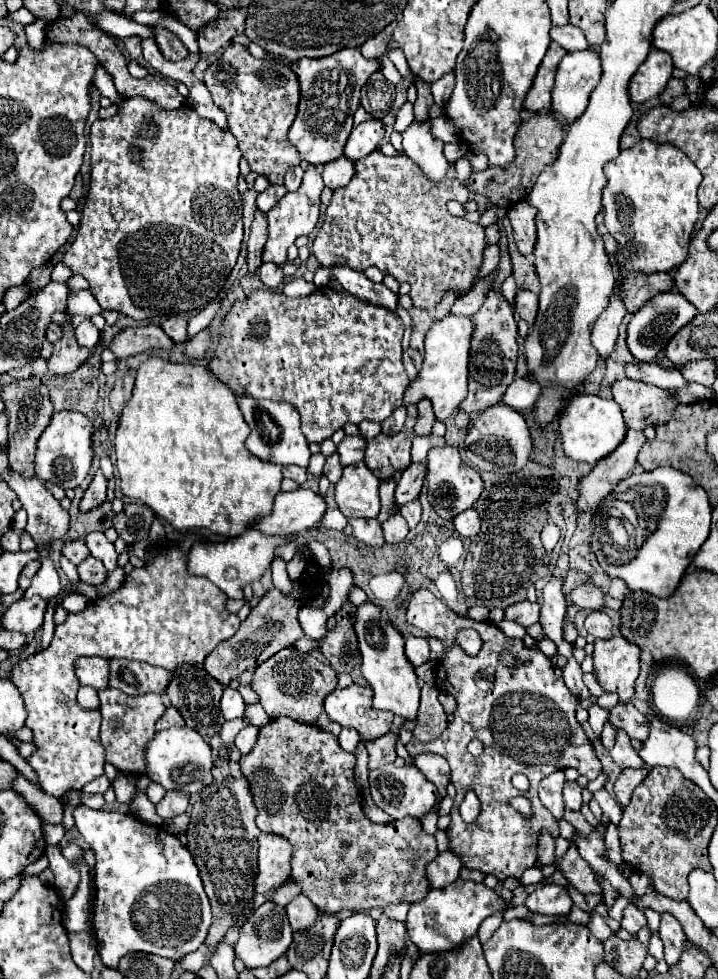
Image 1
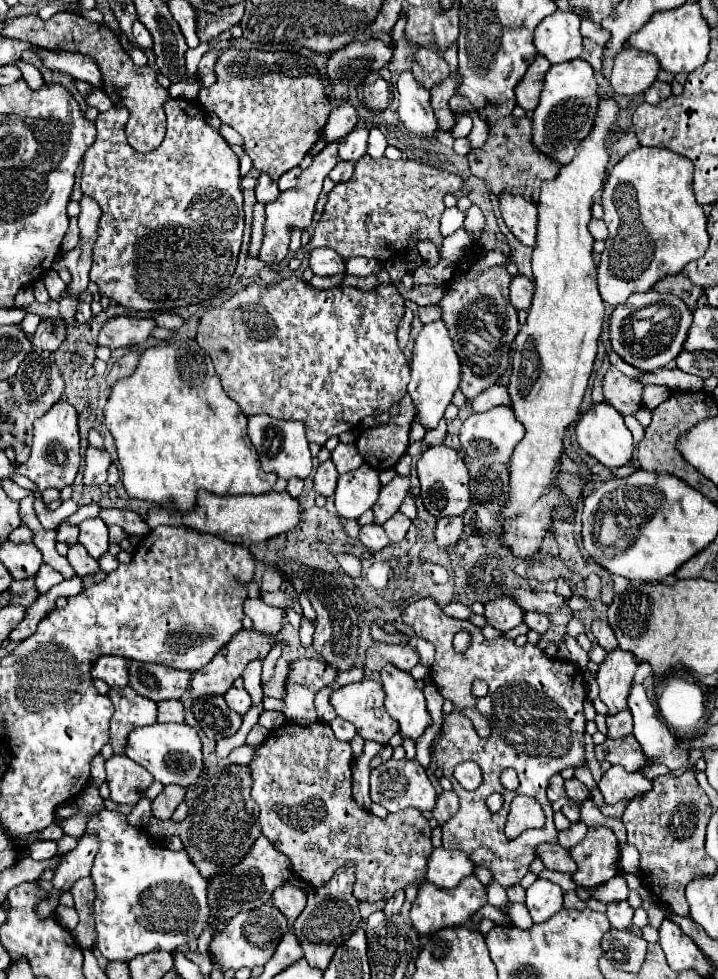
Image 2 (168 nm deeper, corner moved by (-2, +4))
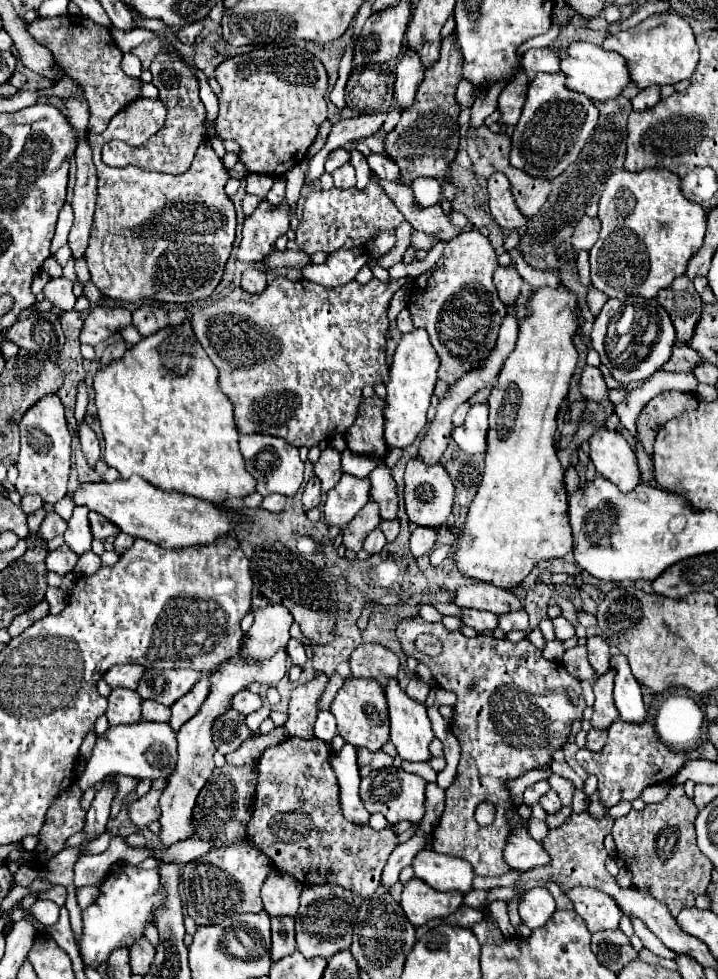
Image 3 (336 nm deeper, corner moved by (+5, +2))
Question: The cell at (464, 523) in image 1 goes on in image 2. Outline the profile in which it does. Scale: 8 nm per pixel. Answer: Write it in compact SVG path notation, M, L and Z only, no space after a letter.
M463 516L439 518L437 528L435 528L435 538L437 538L439 546L457 544L457 540L461 538L461 528L463 528Z

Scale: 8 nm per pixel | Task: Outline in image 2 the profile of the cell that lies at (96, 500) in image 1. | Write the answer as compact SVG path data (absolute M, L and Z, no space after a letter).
M89 446L87 458L85 458L83 484L85 486L103 486L103 482L107 480L109 464L111 464L111 456L107 452Z

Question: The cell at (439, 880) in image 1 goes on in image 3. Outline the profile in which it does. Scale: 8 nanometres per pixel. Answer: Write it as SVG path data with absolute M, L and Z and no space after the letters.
M422 850L414 858L414 874L440 892L462 892L468 894L472 890L472 866L462 858L452 858L444 854L436 854L432 850Z

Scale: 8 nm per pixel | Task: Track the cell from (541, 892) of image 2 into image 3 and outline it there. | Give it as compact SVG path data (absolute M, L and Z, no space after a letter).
M534 888L522 898L522 902L518 904L518 910L520 910L522 922L530 930L536 930L552 918L556 904L554 904L552 894L546 888Z

